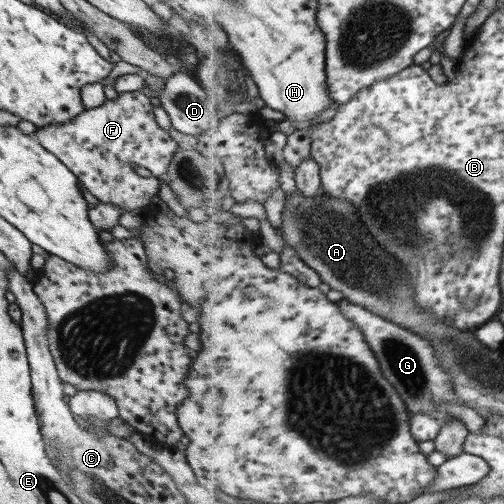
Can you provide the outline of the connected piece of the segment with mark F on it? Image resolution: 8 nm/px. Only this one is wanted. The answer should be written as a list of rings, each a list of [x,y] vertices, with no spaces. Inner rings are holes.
[[[140,90],[121,92],[113,100],[83,110],[81,114],[64,123],[51,123],[34,130],[36,142],[53,154],[75,179],[92,194],[99,203],[121,207],[125,213],[145,207],[158,193],[158,176],[167,171],[178,145],[153,120],[149,98]],[[133,166],[148,170],[151,177],[137,176]]]

